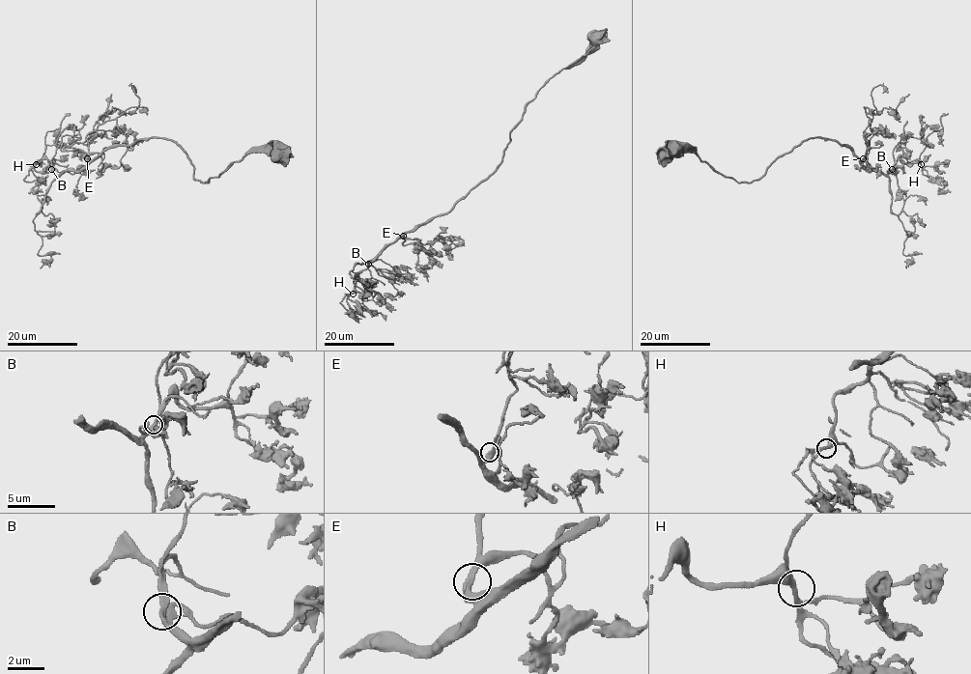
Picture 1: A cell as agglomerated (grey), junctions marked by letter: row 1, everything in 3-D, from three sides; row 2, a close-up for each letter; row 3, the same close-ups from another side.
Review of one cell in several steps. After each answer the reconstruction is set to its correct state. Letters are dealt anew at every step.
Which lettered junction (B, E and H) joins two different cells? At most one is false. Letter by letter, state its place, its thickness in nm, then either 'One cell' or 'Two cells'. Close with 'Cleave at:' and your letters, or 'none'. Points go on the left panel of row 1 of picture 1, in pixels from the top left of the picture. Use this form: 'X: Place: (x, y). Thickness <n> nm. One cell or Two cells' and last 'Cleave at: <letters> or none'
B: Place: (51, 169). Thickness 320 nm. One cell
E: Place: (87, 158). Thickness 340 nm. One cell
H: Place: (36, 164). Thickness 340 nm. One cell
Cleave at: none

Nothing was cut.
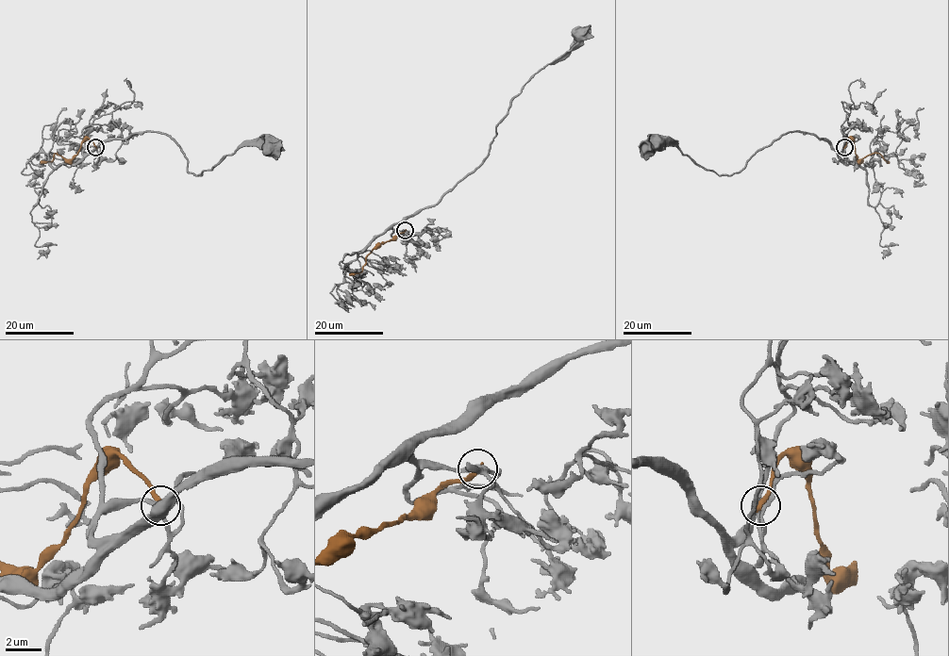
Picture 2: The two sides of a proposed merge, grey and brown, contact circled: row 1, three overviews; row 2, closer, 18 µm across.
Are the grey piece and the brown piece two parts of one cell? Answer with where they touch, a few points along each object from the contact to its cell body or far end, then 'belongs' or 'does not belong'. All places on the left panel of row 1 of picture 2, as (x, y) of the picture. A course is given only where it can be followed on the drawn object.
place (95, 147); course grey (95, 147), (83, 153), (160, 132), (198, 175), (242, 146), (272, 150); course brown (95, 147), (87, 138), (70, 159), (56, 153), (51, 161), (40, 162); does not belong

